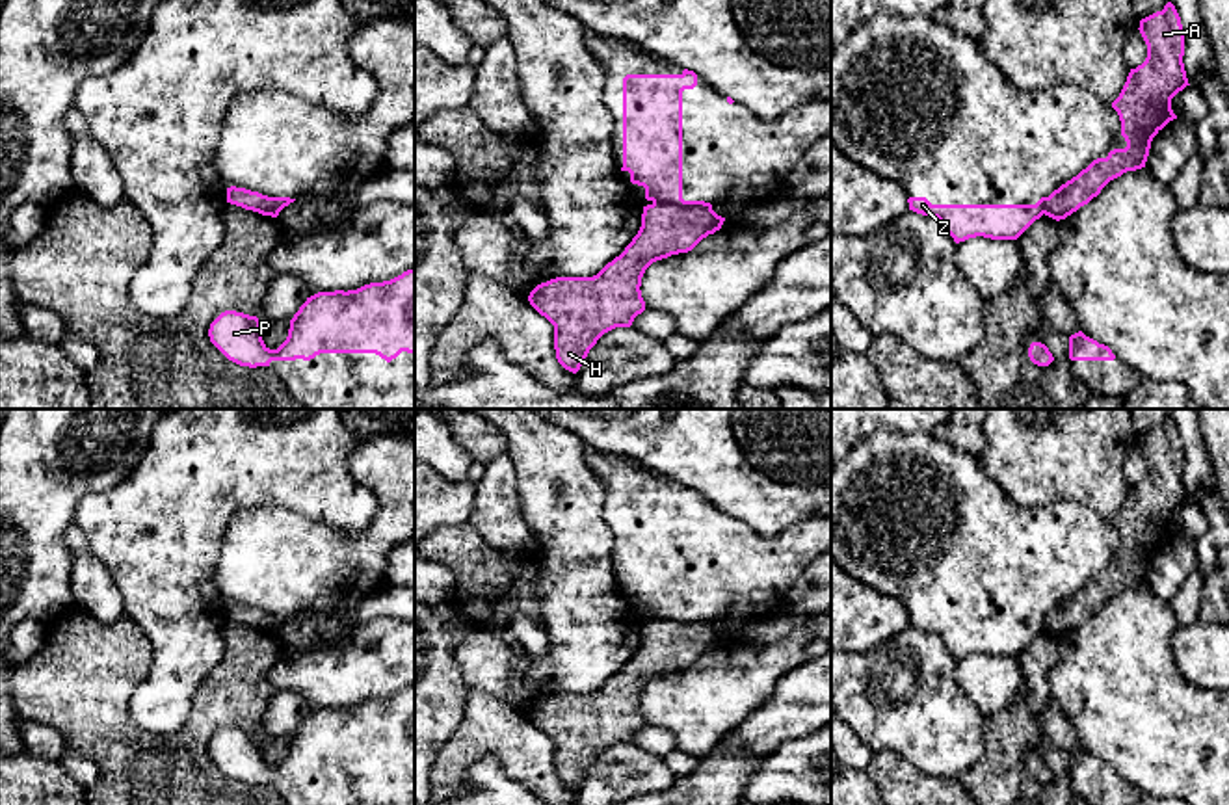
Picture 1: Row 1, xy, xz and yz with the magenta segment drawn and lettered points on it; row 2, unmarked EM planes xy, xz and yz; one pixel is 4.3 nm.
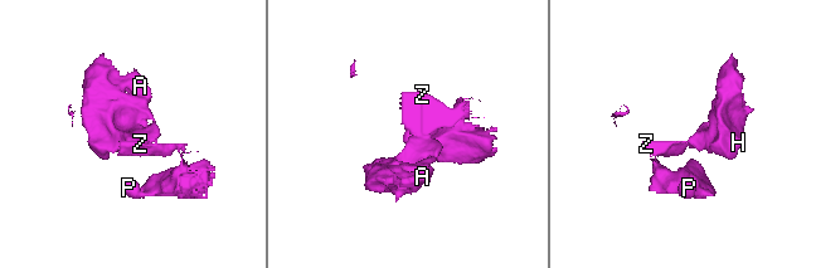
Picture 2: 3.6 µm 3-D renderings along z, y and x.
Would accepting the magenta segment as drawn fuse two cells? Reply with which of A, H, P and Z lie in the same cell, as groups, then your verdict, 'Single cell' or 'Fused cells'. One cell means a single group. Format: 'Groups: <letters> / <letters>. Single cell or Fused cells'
Groups: A H / P Z. Fused cells

